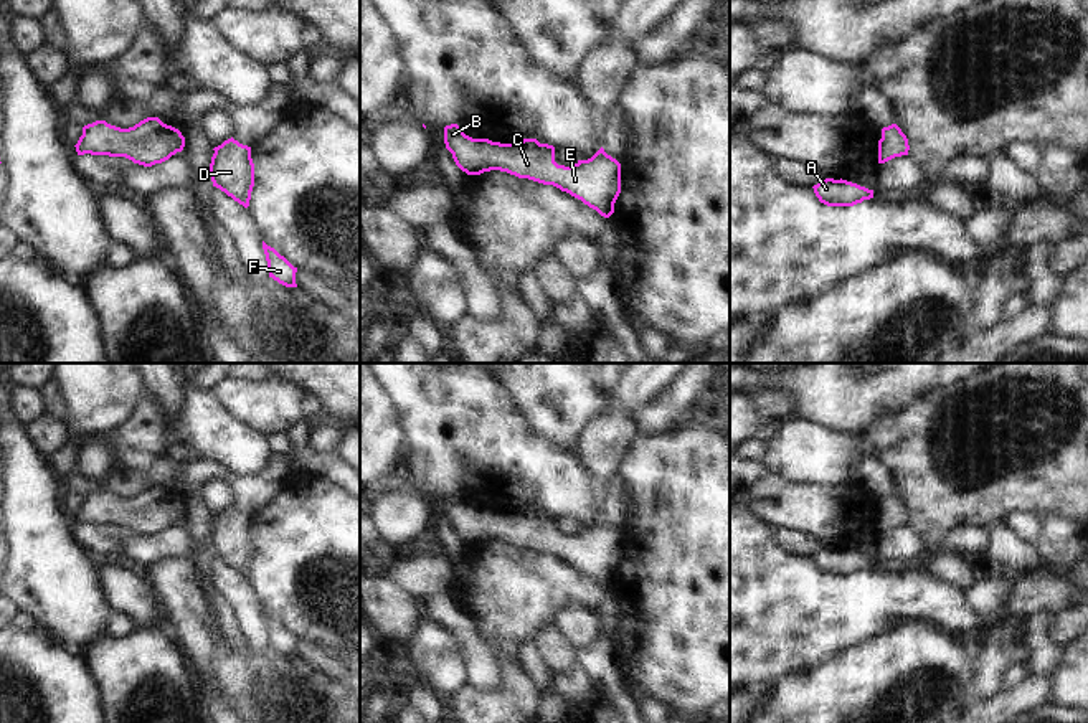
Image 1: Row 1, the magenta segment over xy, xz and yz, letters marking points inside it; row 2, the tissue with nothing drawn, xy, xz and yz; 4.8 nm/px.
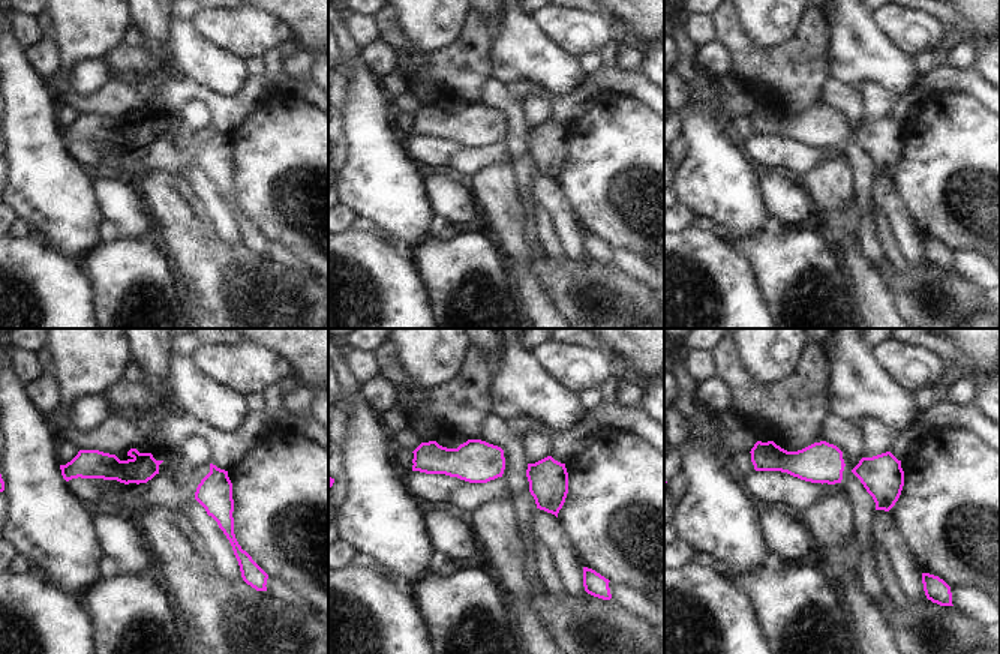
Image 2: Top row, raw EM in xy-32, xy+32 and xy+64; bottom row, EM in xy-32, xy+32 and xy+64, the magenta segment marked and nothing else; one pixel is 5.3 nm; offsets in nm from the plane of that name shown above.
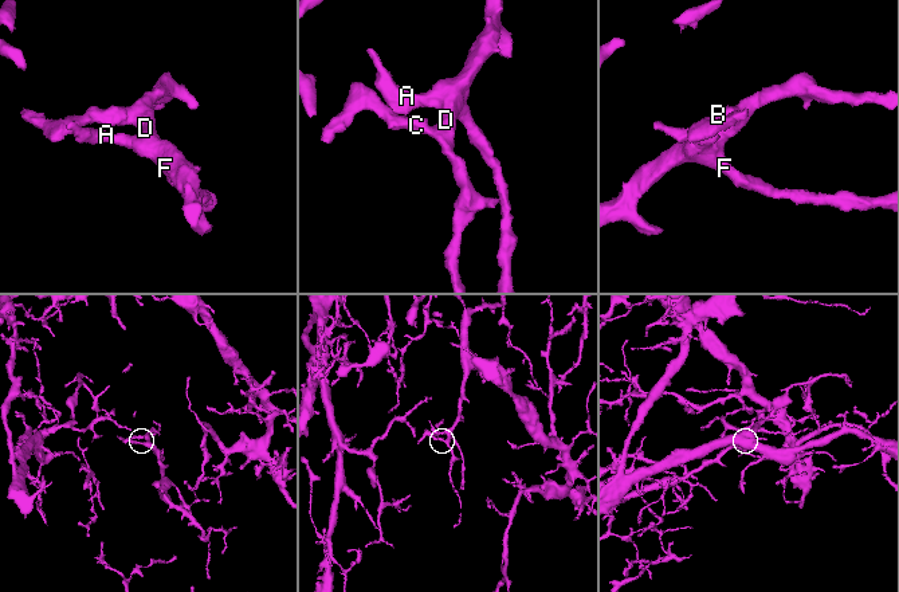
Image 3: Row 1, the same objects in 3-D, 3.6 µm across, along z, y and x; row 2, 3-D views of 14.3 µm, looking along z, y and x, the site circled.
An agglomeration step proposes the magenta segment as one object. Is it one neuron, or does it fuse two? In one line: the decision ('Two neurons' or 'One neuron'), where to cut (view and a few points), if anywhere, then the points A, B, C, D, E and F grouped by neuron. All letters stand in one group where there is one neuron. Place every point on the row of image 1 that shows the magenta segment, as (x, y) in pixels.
One neuron. No split. Groups: A B C D E F.

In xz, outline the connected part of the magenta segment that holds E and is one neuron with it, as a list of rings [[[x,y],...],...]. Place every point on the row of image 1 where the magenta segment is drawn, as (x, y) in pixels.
[[[451,124],[444,127],[444,144],[456,165],[467,175],[507,172],[518,178],[553,185],[604,218],[614,213],[614,203],[621,193],[621,163],[603,147],[591,158],[565,167],[555,162],[555,147],[540,144],[537,139],[500,144],[472,139],[457,124]]]

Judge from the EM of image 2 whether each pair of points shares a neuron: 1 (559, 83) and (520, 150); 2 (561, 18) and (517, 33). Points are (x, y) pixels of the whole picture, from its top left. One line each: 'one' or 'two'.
1: two
2: two

